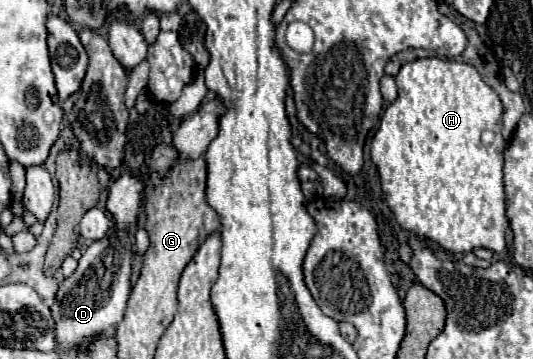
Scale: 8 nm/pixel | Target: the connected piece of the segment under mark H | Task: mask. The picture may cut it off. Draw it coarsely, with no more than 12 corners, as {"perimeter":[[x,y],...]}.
{"perimeter":[[476,67],[398,71],[370,156],[404,231],[506,247],[502,103]]}

